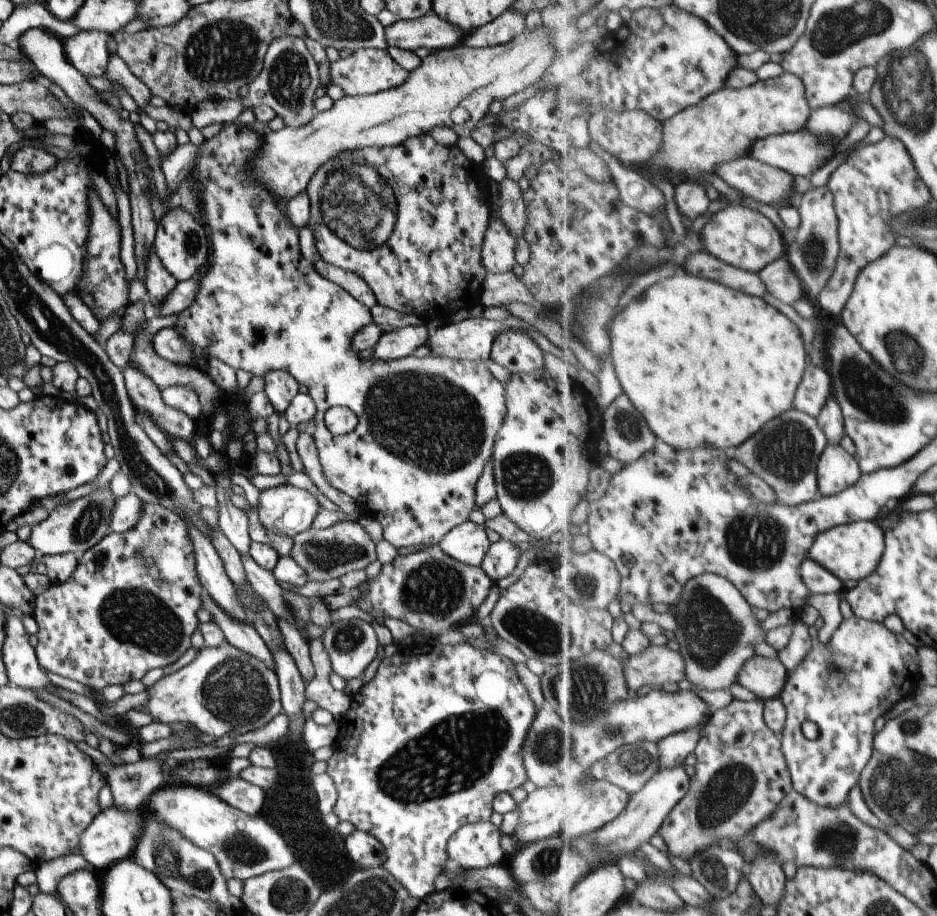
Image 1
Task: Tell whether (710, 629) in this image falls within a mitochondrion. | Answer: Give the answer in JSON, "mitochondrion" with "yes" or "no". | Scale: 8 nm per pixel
{"mitochondrion":"yes"}

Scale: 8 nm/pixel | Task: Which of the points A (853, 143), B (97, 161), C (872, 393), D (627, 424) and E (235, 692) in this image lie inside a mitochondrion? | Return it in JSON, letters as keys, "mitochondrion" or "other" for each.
{"A":"other","B":"other","C":"mitochondrion","D":"mitochondrion","E":"mitochondrion"}

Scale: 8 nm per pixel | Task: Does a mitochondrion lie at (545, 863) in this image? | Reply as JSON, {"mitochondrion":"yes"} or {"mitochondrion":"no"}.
{"mitochondrion":"yes"}

